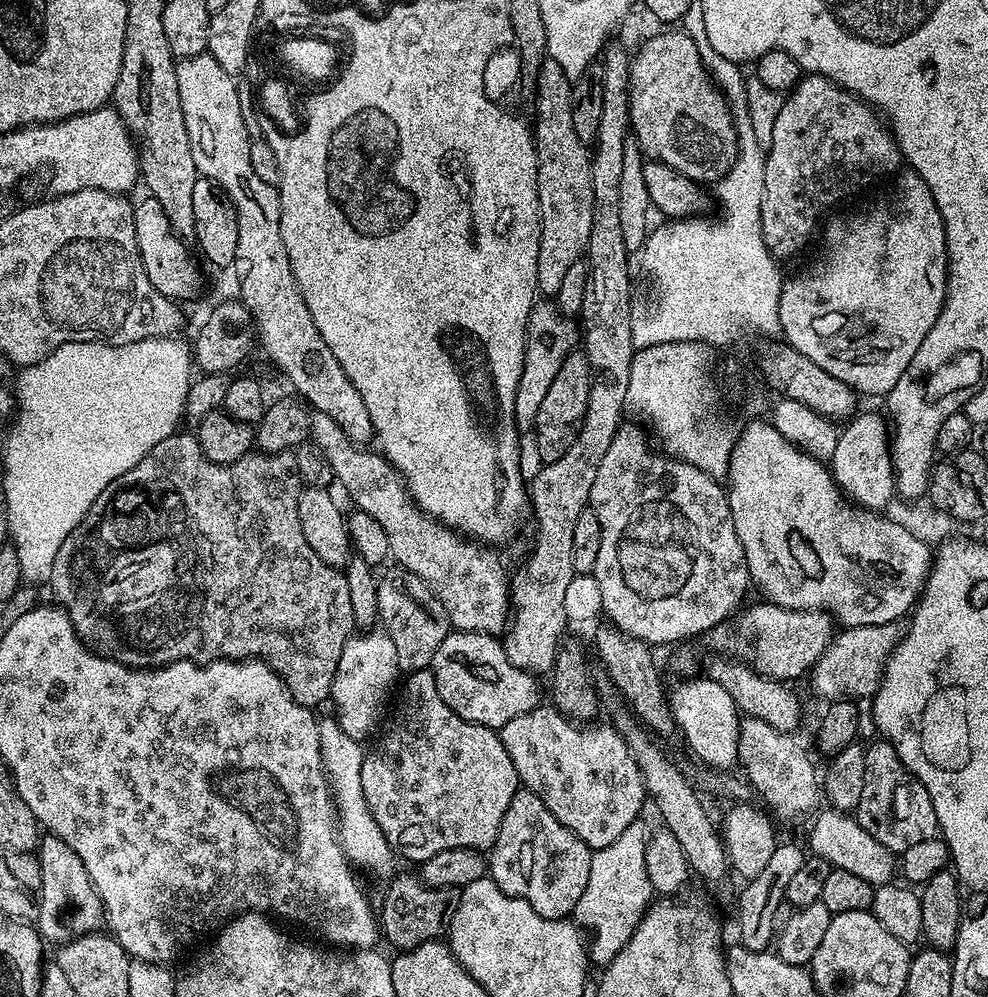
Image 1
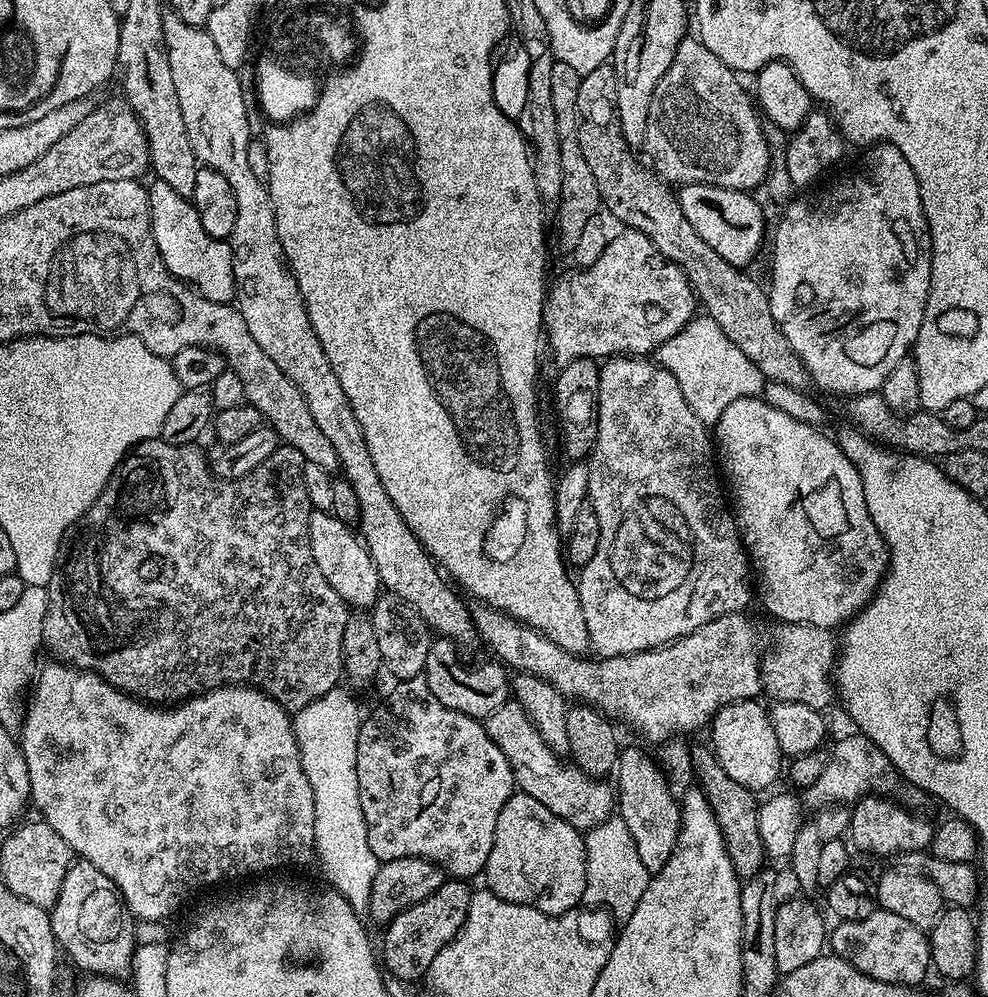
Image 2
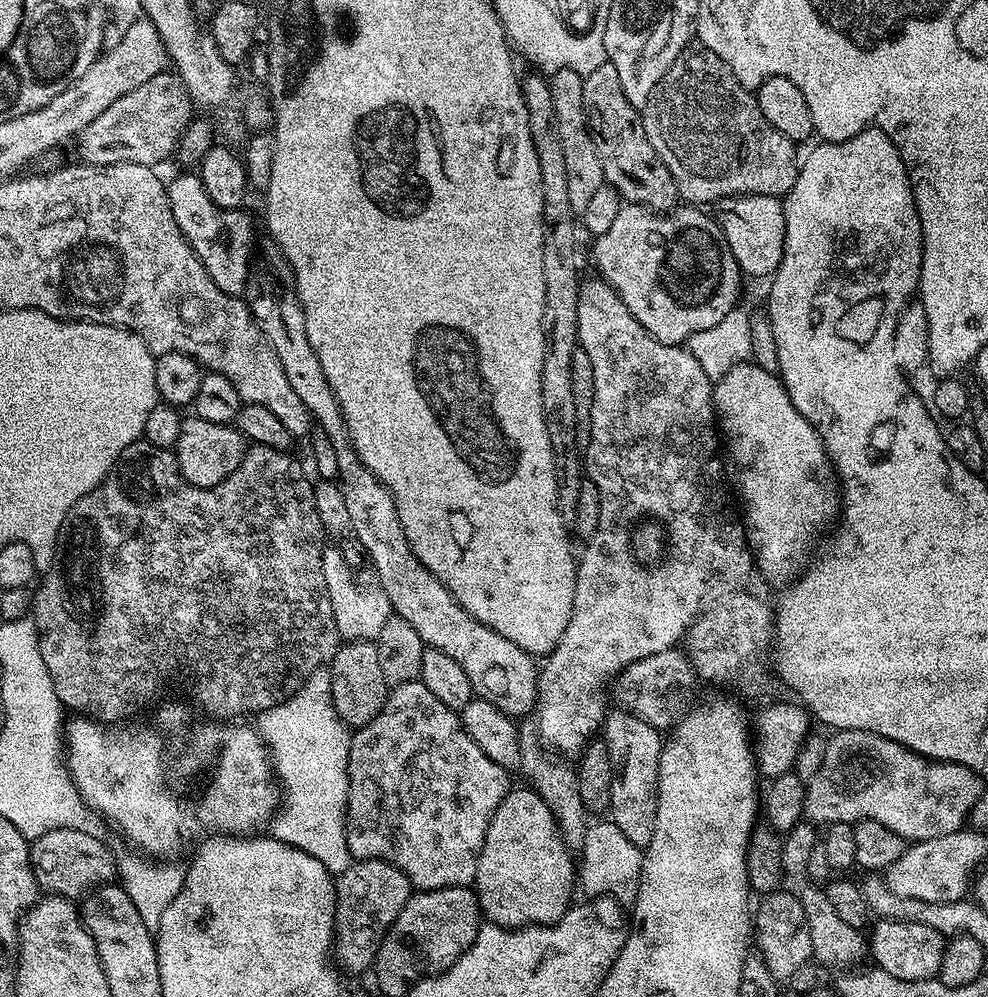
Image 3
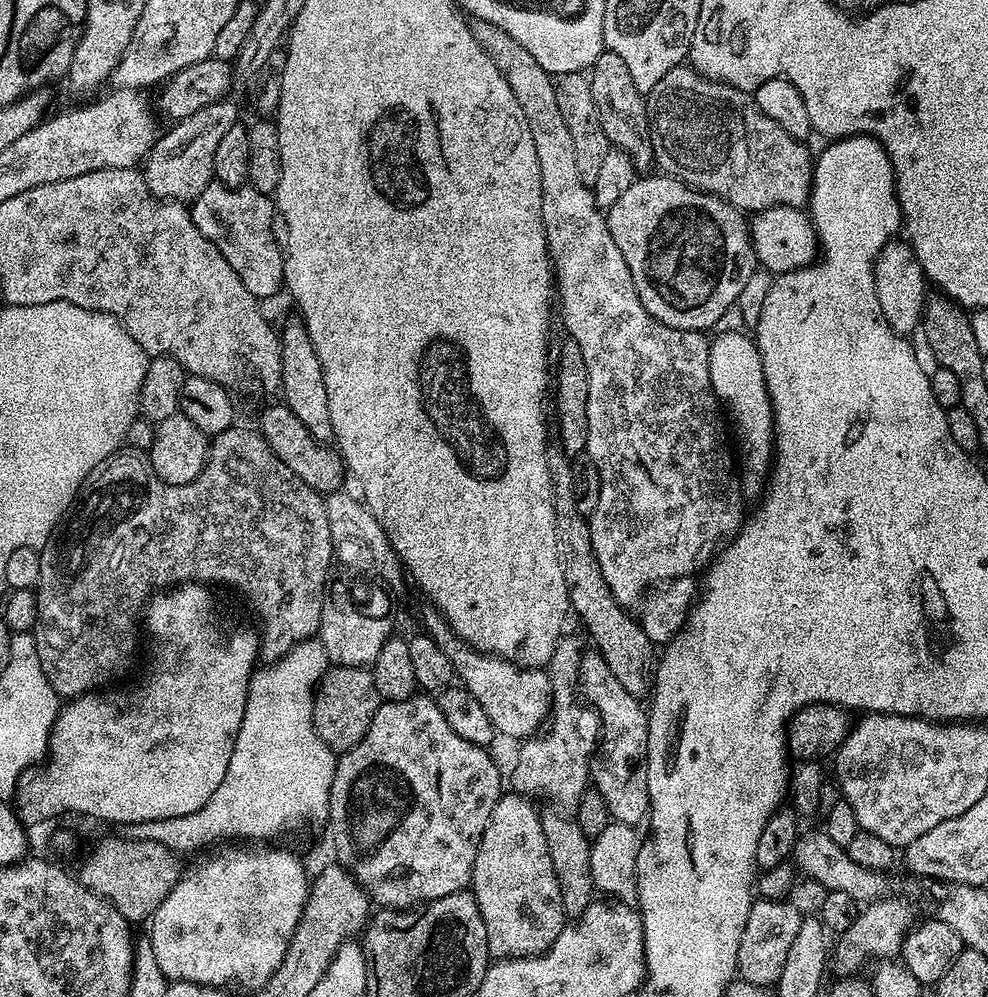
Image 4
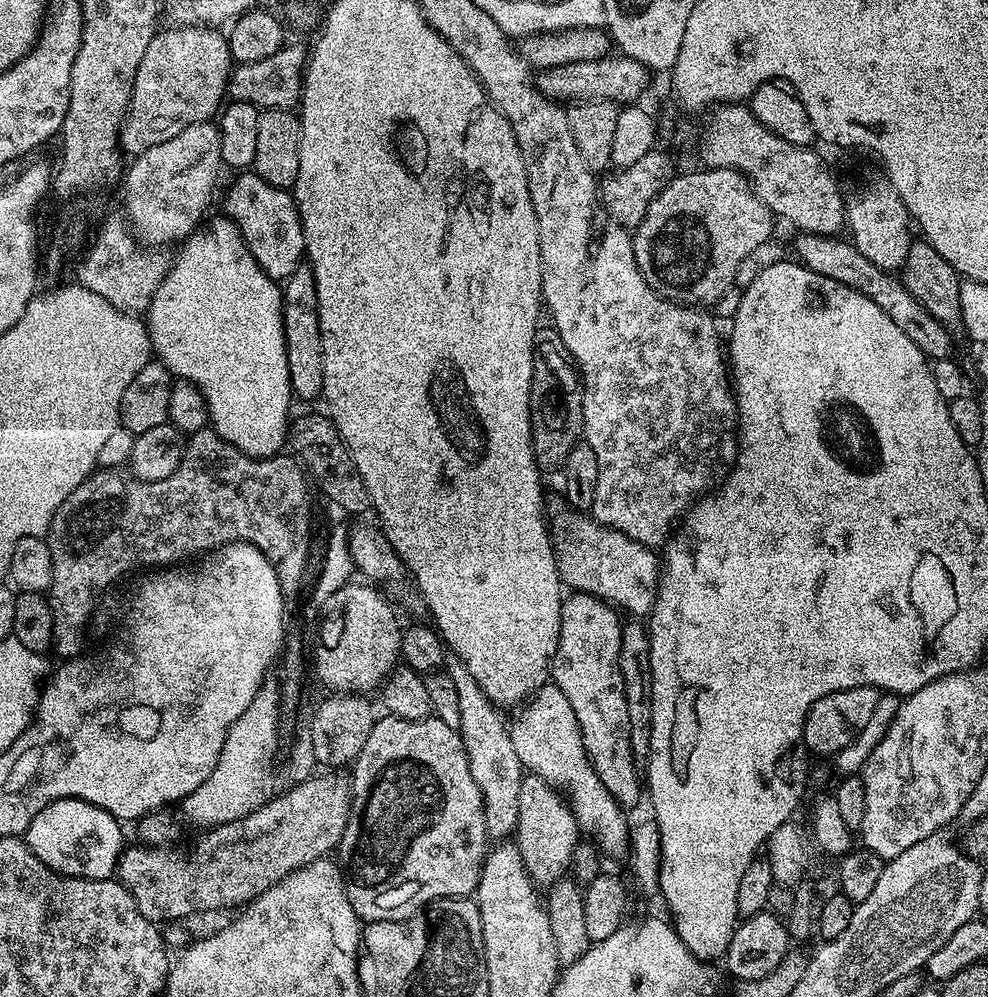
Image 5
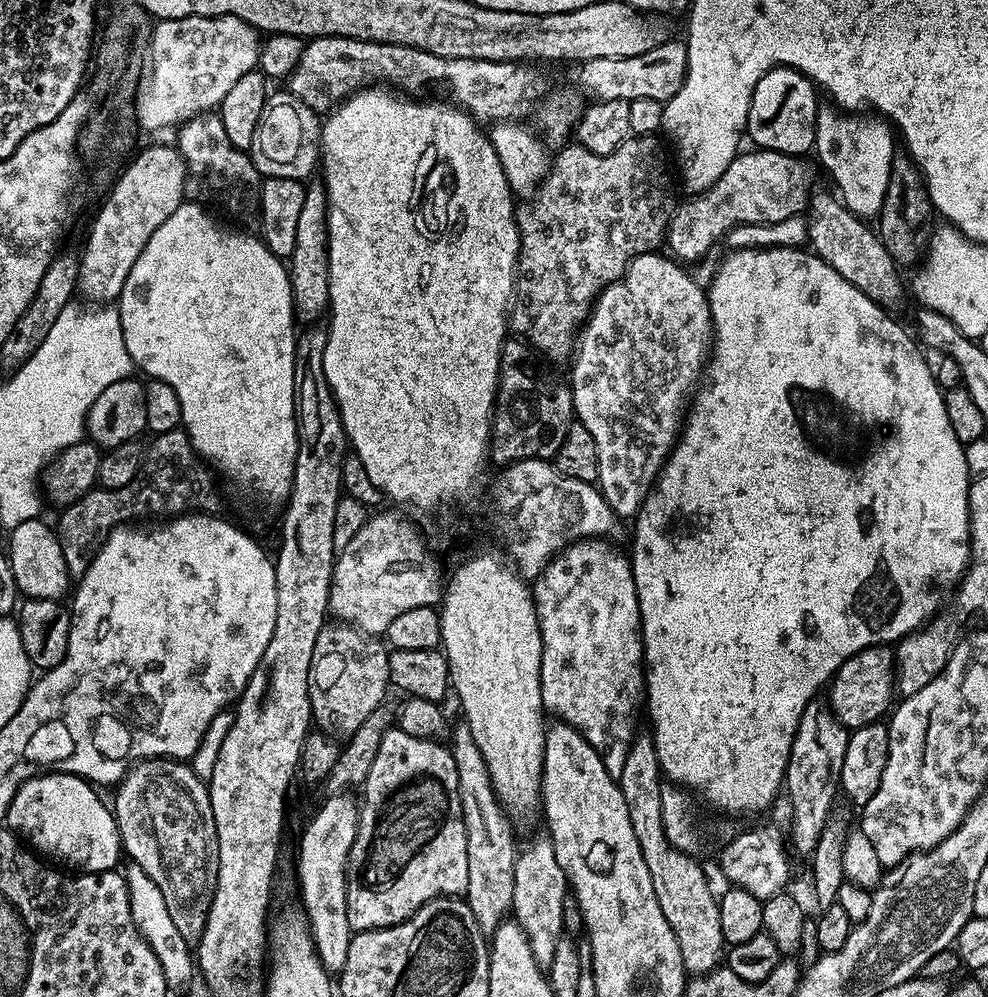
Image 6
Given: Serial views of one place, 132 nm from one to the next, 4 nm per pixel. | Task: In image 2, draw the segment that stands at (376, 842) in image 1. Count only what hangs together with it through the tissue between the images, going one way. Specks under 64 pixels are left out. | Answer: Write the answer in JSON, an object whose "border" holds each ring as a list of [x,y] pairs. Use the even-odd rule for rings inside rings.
{"border":[[[337,686],[322,694],[310,706],[292,716],[292,729],[300,747],[302,770],[310,778],[316,803],[315,859],[329,885],[343,894],[354,911],[364,914],[372,903],[374,874],[382,861],[370,850],[366,818],[358,794],[358,734],[360,708],[347,687]]]}

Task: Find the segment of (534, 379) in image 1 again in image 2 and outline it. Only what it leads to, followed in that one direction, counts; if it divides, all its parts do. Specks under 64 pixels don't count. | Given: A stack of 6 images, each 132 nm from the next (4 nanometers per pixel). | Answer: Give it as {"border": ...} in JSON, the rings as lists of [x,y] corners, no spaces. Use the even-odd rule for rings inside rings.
{"border":[[[624,228],[609,239],[602,256],[593,265],[577,267],[551,281],[544,301],[546,348],[552,351],[557,365],[563,366],[578,358],[611,358],[617,354],[631,354],[637,358],[655,353],[662,342],[674,338],[694,319],[698,312],[698,297],[687,276],[677,265],[663,259],[645,232]]]}

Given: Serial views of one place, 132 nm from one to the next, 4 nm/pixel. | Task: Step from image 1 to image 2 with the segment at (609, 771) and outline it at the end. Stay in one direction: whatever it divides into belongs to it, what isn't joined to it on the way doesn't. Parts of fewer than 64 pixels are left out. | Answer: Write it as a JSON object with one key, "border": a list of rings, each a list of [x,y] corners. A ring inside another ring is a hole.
{"border":[[[509,698],[505,704],[498,706],[498,710],[486,717],[483,725],[486,734],[490,734],[494,746],[498,746],[502,754],[506,754],[506,762],[510,762],[510,770],[516,779],[516,788],[530,798],[542,802],[546,810],[551,810],[558,814],[558,818],[570,822],[570,826],[581,830],[594,828],[613,815],[613,785],[603,779],[592,779],[573,763],[550,750],[550,746],[546,746],[542,734],[538,734],[526,710],[522,710],[515,698]]]}

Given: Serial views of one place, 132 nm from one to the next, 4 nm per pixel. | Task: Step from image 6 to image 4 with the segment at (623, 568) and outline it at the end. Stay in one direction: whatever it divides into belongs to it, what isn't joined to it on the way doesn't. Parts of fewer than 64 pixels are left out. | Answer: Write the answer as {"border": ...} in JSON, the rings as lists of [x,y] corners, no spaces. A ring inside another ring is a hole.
{"border":[[[595,650],[580,657],[578,688],[583,699],[594,709],[602,725],[602,739],[592,757],[590,784],[606,800],[611,819],[625,826],[637,826],[649,819],[648,803],[648,713],[645,705],[630,694],[610,674],[603,656]]]}

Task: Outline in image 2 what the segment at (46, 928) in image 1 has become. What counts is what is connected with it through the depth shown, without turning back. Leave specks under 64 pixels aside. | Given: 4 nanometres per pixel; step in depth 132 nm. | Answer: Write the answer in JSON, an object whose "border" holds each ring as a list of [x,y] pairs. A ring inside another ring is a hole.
{"border":[[[77,859],[68,867],[50,915],[59,951],[63,955],[65,952],[84,974],[124,978],[131,973],[138,921],[116,891],[114,882],[110,882],[98,866],[88,860]]]}

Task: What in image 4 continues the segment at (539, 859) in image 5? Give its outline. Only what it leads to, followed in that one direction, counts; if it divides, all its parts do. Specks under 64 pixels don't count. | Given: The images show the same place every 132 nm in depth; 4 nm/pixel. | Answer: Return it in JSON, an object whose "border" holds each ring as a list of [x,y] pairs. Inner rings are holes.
{"border":[[[568,634],[557,642],[546,666],[552,687],[552,710],[546,731],[527,737],[517,747],[521,748],[516,752],[516,765],[512,768],[511,787],[515,791],[529,798],[545,796],[556,803],[553,805],[564,810],[575,809],[589,787],[592,757],[597,751],[598,737],[602,732],[600,718],[595,711],[583,703],[576,704],[581,655],[582,647],[578,637]]]}

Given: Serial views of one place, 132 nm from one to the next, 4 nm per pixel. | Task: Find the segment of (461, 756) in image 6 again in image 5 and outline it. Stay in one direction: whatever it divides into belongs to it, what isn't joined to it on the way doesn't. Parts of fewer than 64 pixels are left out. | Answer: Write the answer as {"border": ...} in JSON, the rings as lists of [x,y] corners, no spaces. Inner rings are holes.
{"border":[[[451,654],[445,655],[443,667],[448,673],[450,682],[454,682],[454,691],[458,694],[459,734],[466,758],[470,762],[470,774],[482,790],[484,822],[489,837],[500,842],[511,837],[516,831],[518,822],[518,790],[525,778],[524,767],[520,764],[518,754],[514,754],[514,742],[508,733],[509,725],[500,717],[501,709],[490,702],[474,676],[462,662],[462,658]]]}

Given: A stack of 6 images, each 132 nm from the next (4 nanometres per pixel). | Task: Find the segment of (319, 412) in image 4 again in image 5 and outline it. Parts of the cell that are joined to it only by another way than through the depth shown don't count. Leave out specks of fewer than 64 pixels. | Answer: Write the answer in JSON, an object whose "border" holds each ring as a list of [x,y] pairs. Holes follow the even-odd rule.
{"border":[[[311,267],[296,268],[283,281],[284,294],[284,338],[286,366],[289,370],[289,384],[297,401],[312,400],[324,391],[324,367],[322,366],[322,338],[318,318],[318,294],[314,286]]]}

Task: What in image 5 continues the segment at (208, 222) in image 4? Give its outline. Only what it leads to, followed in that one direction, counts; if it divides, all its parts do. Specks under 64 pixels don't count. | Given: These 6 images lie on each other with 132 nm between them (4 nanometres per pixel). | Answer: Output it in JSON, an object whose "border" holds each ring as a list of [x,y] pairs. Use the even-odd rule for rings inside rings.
{"border":[[[244,170],[237,176],[240,177],[229,186],[224,196],[223,215],[239,230],[240,237],[254,256],[254,262],[262,266],[271,280],[283,282],[291,272],[301,267],[306,256],[304,227],[296,209],[296,197],[289,189],[270,186],[270,182],[257,176],[255,171]]]}

